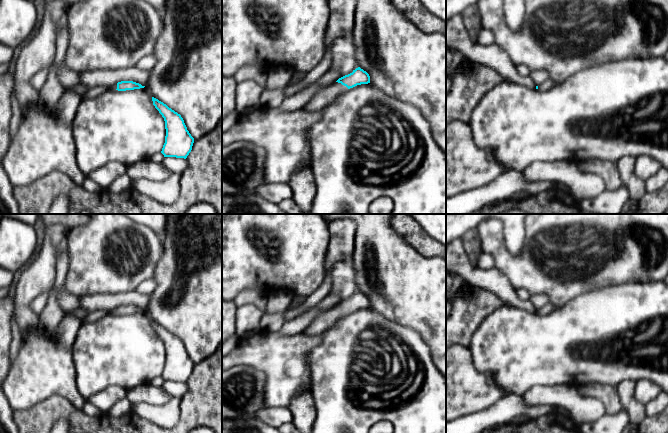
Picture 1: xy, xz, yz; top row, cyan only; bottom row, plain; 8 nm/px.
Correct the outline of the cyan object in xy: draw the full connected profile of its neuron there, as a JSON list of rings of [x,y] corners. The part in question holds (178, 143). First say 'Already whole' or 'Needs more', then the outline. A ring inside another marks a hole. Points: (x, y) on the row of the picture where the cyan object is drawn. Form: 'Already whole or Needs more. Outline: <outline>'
Already whole. Outline: [[[152,97],[153,105],[165,121],[165,143],[161,153],[164,157],[186,159],[192,150],[194,138],[191,136],[180,114],[166,104]]]

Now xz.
Needs more. Outline: [[[358,67],[352,73],[339,78],[336,82],[321,89],[303,110],[308,112],[321,111],[339,94],[357,85],[368,83],[370,83],[369,74]]]

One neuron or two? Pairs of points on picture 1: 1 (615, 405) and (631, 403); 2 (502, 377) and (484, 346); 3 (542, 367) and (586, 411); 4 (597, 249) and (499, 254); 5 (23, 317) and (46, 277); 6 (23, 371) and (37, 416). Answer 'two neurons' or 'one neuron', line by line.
1: two neurons
2: one neuron
3: two neurons
4: one neuron
5: one neuron
6: two neurons

